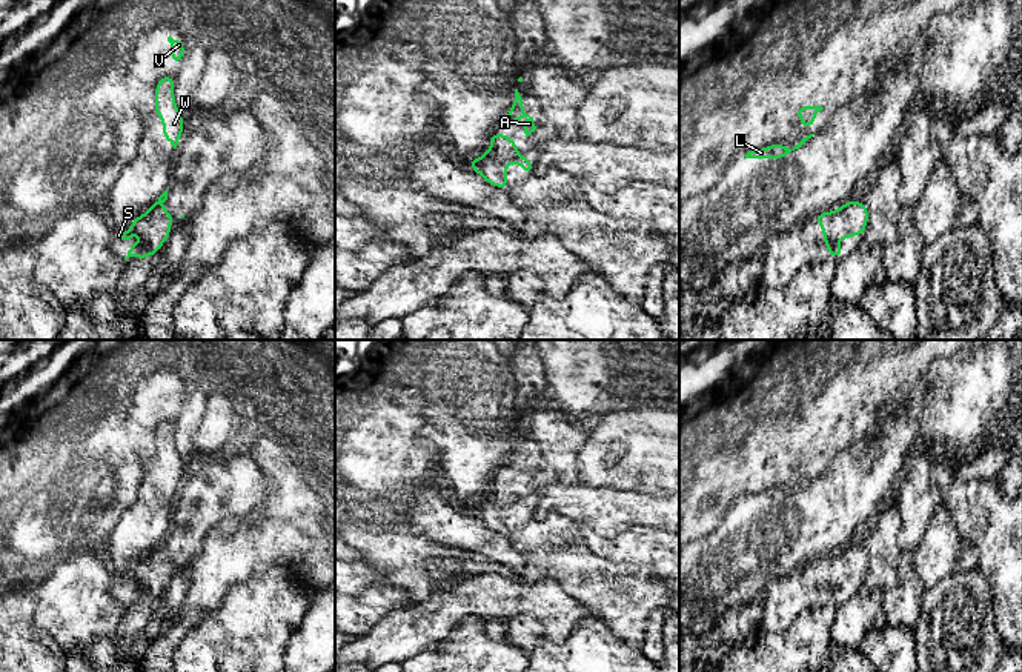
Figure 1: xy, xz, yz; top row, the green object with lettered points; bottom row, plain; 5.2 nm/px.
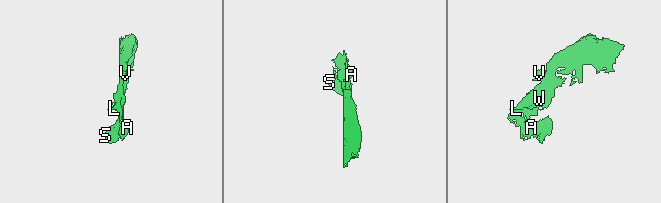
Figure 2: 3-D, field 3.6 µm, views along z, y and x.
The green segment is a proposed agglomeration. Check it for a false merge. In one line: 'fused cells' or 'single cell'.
single cell

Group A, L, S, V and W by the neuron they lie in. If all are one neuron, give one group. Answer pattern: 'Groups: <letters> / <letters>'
Groups: A L S V W

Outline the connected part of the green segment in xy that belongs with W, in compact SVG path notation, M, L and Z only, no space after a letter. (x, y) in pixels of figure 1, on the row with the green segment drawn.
M163 75L155 86L155 114L161 117L163 137L175 149L183 135L183 117L174 100L172 75Z

